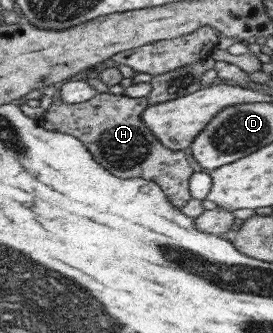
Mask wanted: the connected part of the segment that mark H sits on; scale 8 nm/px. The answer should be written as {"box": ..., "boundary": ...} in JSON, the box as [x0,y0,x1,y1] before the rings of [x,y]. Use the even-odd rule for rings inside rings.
{"box":[40,92,194,207],"boundary":[[[56,92],[52,104],[40,119],[42,127],[50,131],[70,133],[85,141],[86,148],[93,152],[94,159],[116,176],[130,179],[142,178],[156,182],[167,192],[171,204],[183,207],[192,200],[190,180],[194,168],[188,162],[188,154],[162,144],[158,136],[146,126],[142,115],[150,106],[148,97],[131,98],[126,95],[98,93],[85,103],[70,104],[62,101]]]}

